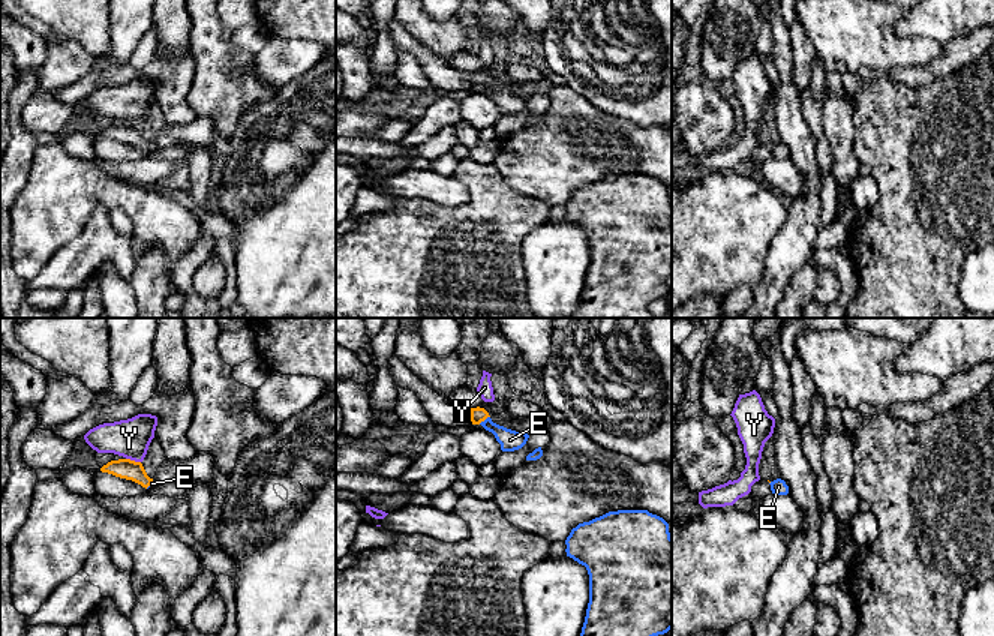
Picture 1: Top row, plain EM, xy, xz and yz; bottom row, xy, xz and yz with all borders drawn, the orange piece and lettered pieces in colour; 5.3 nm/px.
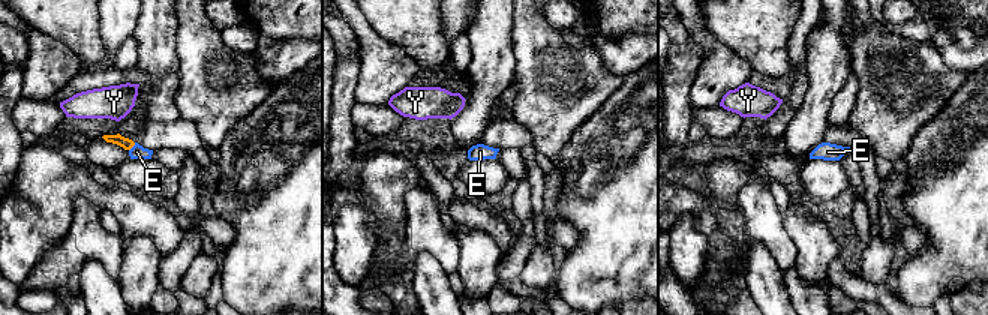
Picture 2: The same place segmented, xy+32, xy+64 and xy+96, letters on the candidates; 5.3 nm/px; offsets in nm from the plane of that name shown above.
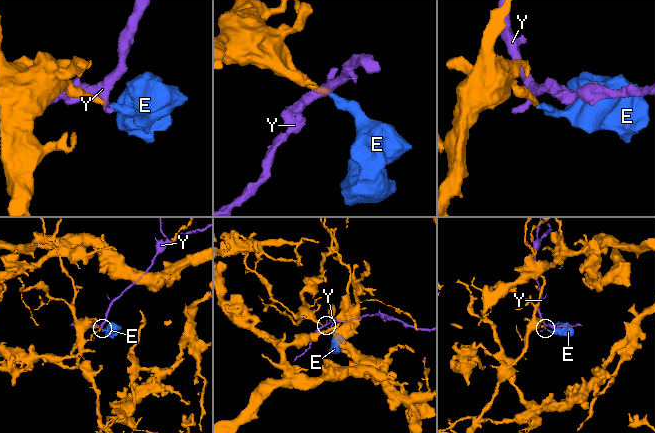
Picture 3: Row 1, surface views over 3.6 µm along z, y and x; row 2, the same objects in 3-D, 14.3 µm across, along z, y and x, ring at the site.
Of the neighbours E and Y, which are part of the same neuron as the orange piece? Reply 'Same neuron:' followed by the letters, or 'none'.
Same neuron: none

